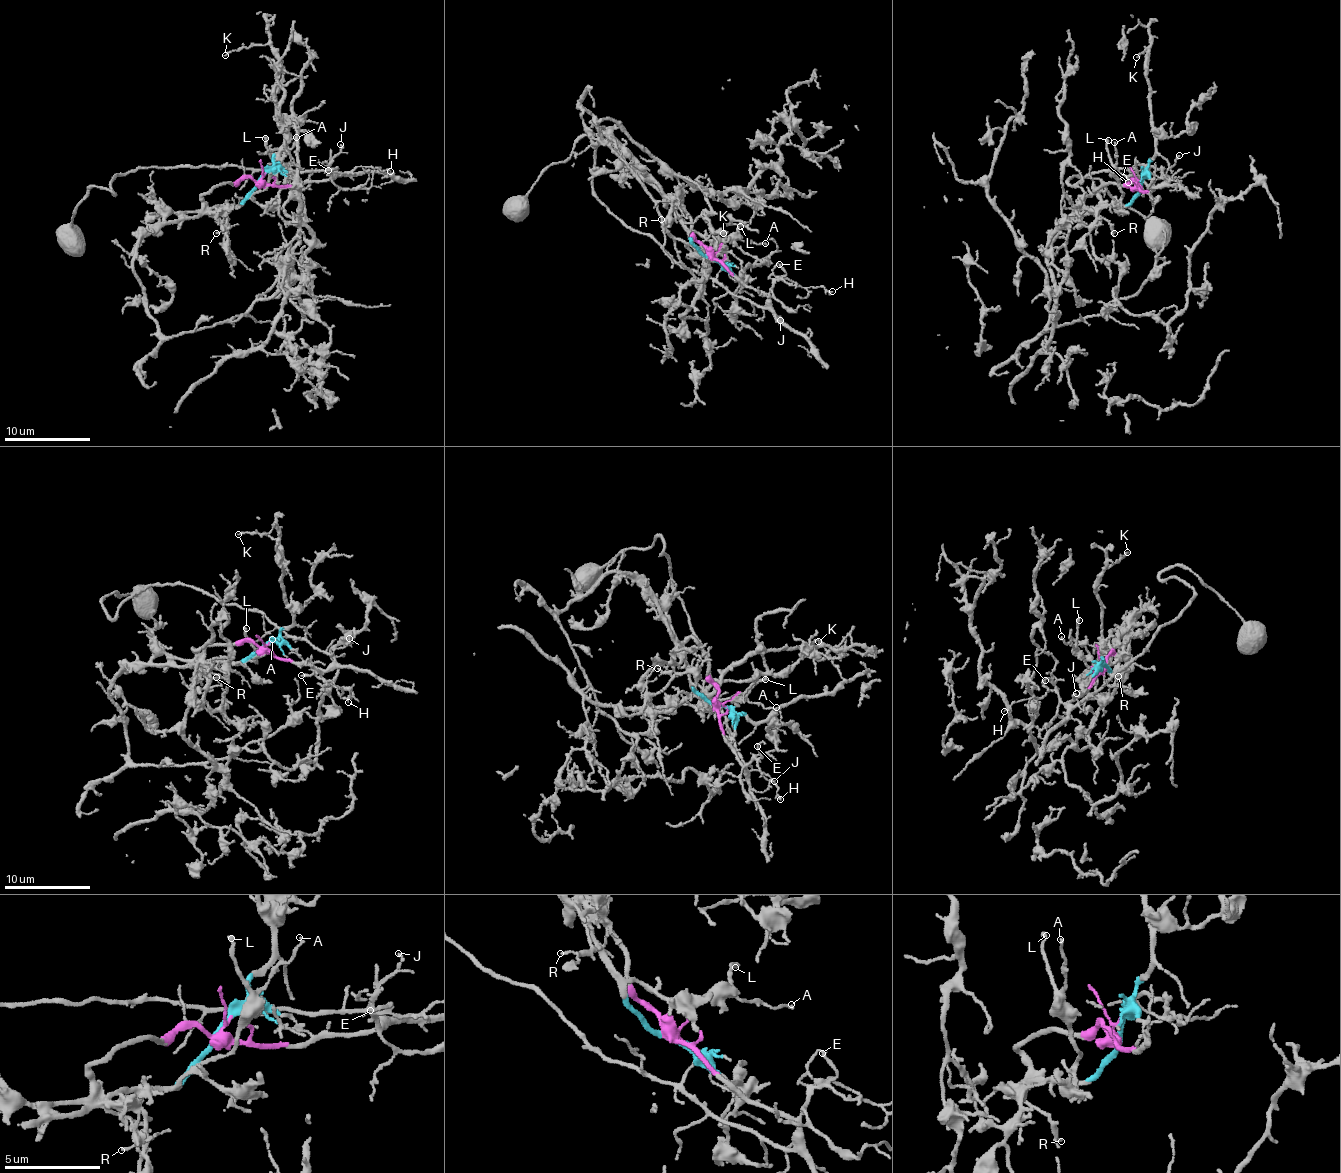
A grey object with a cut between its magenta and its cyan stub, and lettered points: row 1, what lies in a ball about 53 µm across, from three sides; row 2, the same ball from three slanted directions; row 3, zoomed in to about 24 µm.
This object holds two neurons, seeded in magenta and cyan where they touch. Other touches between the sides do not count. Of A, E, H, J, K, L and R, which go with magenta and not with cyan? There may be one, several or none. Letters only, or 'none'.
E, H, J

